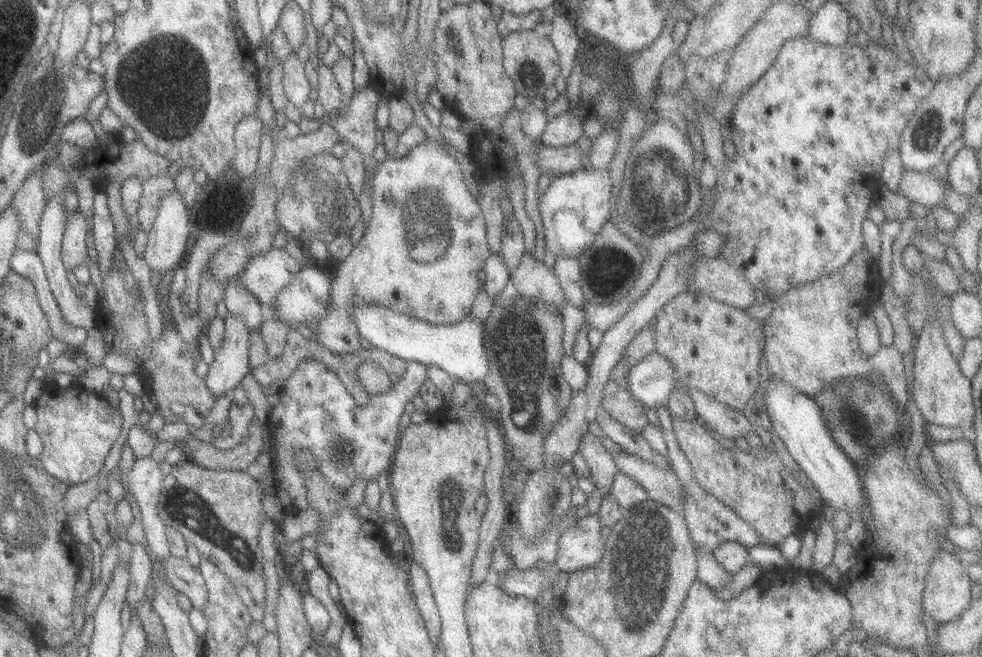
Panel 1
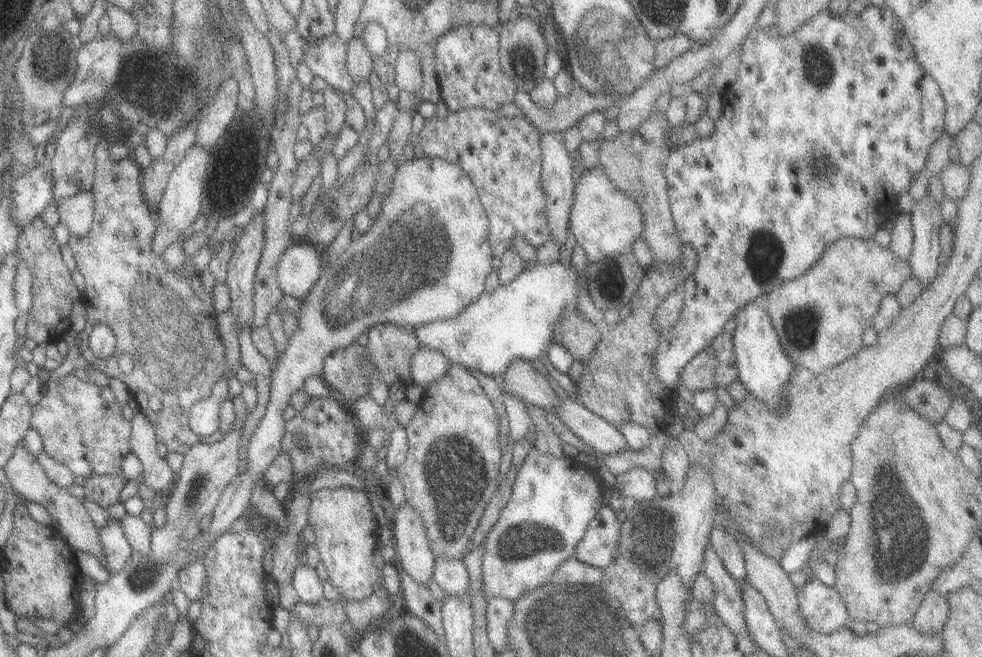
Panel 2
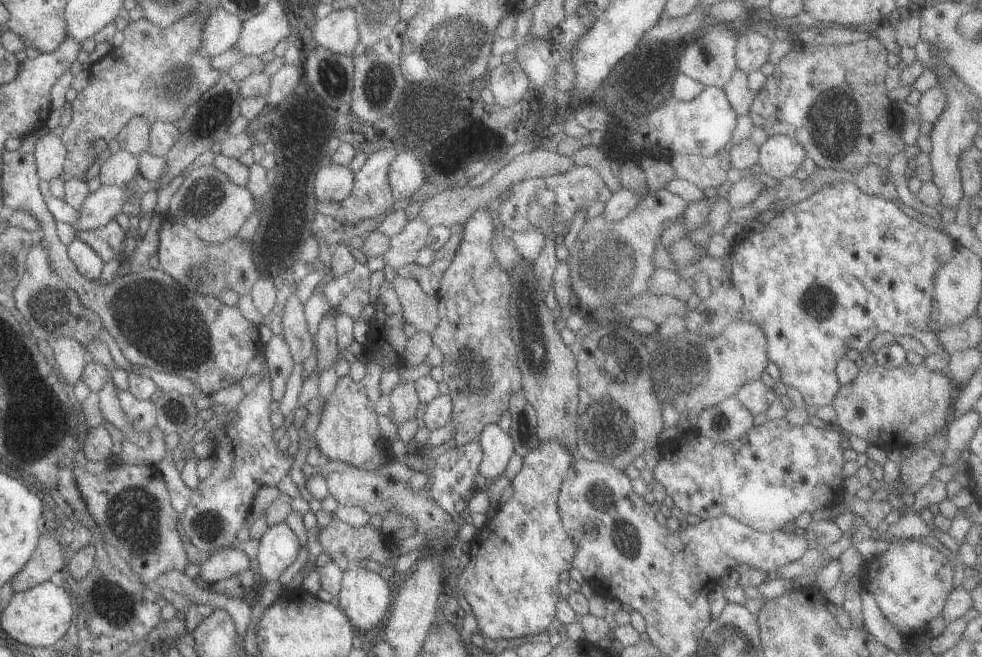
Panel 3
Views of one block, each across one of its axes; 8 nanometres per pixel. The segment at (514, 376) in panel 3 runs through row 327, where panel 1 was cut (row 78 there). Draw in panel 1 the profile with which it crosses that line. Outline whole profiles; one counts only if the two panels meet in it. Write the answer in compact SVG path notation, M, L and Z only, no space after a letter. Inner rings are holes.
M469 2L442 11L433 31L432 51L437 73L433 82L434 89L443 98L444 109L462 120L469 118L486 130L497 131L514 108L516 90L501 65L502 38L489 7L483 2Z

